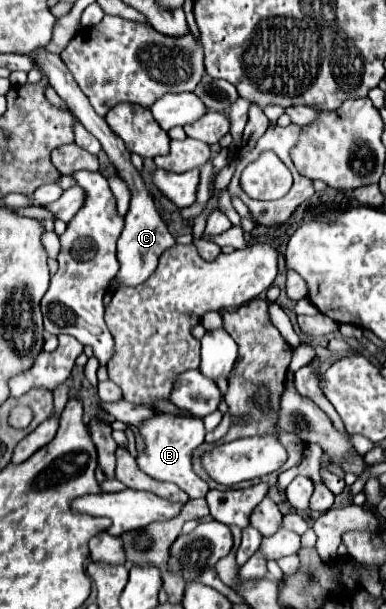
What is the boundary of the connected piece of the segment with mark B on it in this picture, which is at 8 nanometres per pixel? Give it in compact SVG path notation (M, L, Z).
M157 414L145 420L139 426L139 432L145 438L147 448L137 456L139 468L155 480L177 484L181 490L187 492L189 498L205 498L209 486L193 471L191 462L193 450L201 444L201 426L203 420L199 418L175 416L175 414Z

